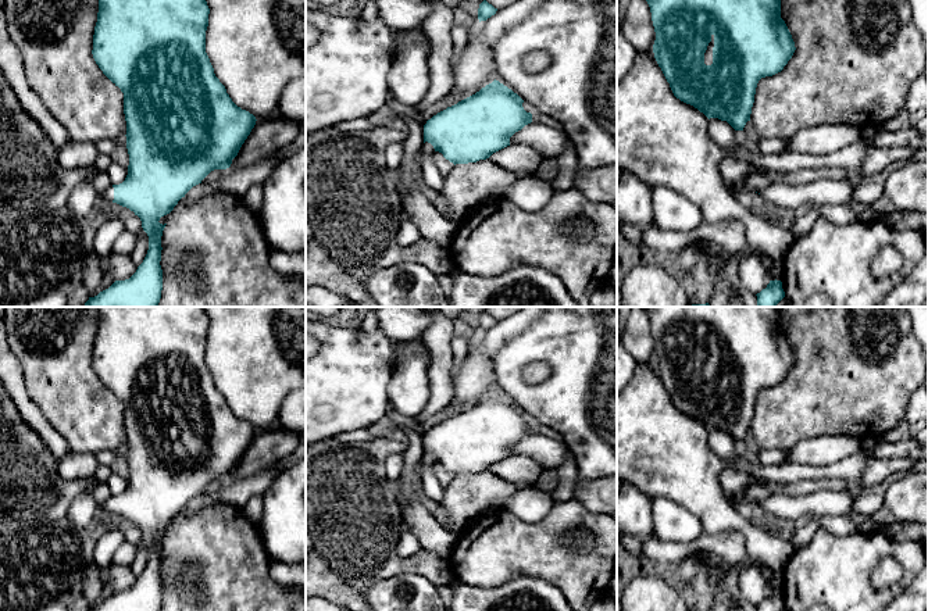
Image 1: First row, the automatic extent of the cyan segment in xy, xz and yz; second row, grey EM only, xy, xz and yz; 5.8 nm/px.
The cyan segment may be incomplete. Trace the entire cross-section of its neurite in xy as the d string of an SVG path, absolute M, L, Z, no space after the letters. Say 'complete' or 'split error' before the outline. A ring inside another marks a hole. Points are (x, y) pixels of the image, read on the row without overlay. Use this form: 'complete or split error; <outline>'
split error; M99 307L99 324L97 333L93 346L93 369L103 385L121 400L124 404L124 425L126 432L126 460L129 465L128 486L125 492L119 496L113 496L107 503L101 504L100 508L122 518L129 519L142 532L142 539L149 547L149 561L143 574L138 578L136 583L125 592L115 592L108 600L100 603L89 611L160 611L163 601L163 580L161 572L161 547L167 535L160 535L160 529L169 525L178 512L185 508L185 505L214 480L226 480L231 478L232 471L238 467L242 455L250 446L256 436L256 428L246 421L238 418L225 397L214 385L214 379L206 364L206 342L208 337L210 319L204 307Z

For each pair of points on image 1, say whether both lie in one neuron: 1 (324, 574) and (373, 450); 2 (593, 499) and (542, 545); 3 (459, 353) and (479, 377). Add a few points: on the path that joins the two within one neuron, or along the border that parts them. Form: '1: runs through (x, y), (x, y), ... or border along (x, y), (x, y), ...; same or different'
1: runs through (348, 543), (348, 481); same
2: border along (574, 497), (589, 510), (602, 514); different
3: border along (473, 342), (452, 381); different

